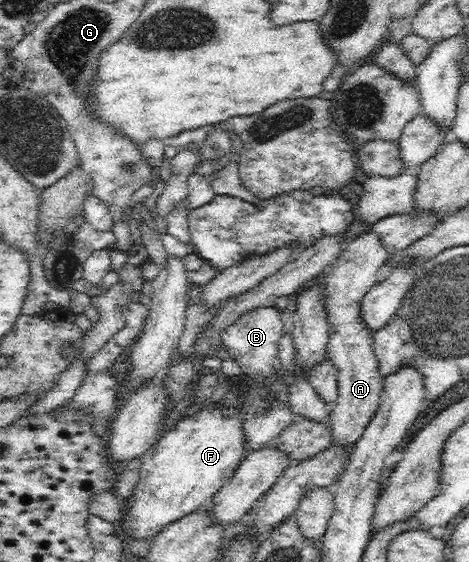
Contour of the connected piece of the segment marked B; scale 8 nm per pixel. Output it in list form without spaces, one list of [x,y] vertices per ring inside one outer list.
[[[261,307],[241,314],[235,324],[219,332],[223,348],[238,364],[241,376],[249,376],[252,382],[261,387],[268,387],[281,374],[278,342],[283,336],[283,323],[276,307]]]

